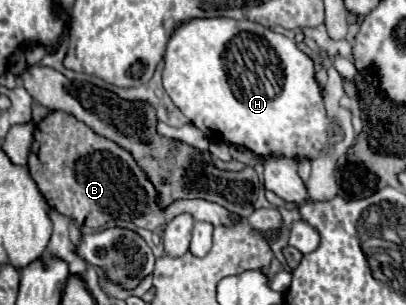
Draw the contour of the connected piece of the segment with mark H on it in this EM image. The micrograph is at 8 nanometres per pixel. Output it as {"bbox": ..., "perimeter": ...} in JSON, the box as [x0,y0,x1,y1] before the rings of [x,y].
{"bbox":[162,18,342,160],"perimeter":[[[200,18],[176,28],[166,48],[162,82],[170,100],[212,142],[248,148],[262,158],[286,156],[294,160],[314,160],[342,140],[336,120],[326,112],[322,88],[316,82],[314,60],[304,54],[294,40],[250,20]]]}

